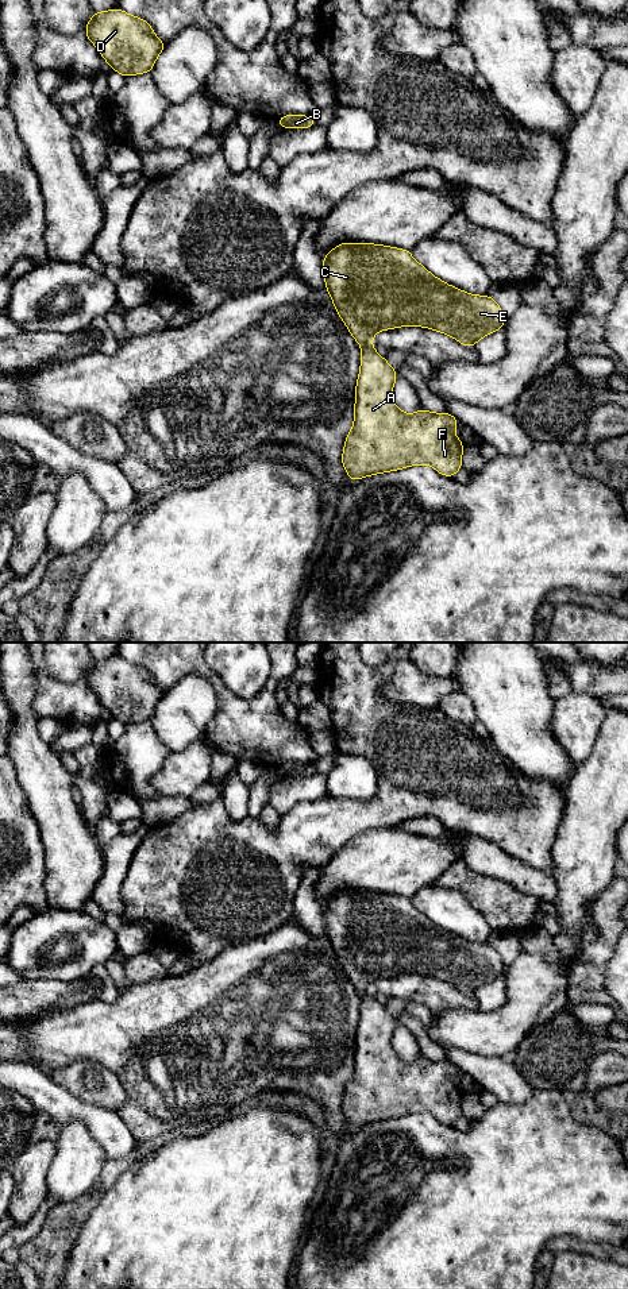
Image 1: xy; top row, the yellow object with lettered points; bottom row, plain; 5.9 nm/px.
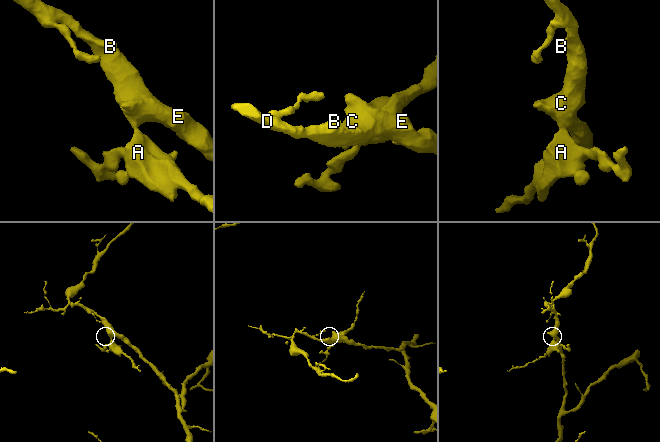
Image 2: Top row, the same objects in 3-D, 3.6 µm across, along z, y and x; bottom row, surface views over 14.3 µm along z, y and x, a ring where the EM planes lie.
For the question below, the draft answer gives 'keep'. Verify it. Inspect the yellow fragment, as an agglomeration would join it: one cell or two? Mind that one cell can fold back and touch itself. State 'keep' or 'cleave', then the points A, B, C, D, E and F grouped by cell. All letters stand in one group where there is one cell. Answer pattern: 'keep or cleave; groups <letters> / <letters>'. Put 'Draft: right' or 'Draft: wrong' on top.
Draft: wrong
cleave; groups A F / B C D E

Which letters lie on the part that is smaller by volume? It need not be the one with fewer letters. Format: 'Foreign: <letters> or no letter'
Foreign: A, F

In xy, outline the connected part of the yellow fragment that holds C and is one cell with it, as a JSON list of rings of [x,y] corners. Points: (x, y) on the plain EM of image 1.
[[[342,891],[321,907],[325,937],[334,954],[362,995],[384,977],[416,973],[450,983],[474,995],[486,983],[505,975],[500,953],[490,943],[469,942],[447,933],[413,907],[409,898],[371,891]]]

